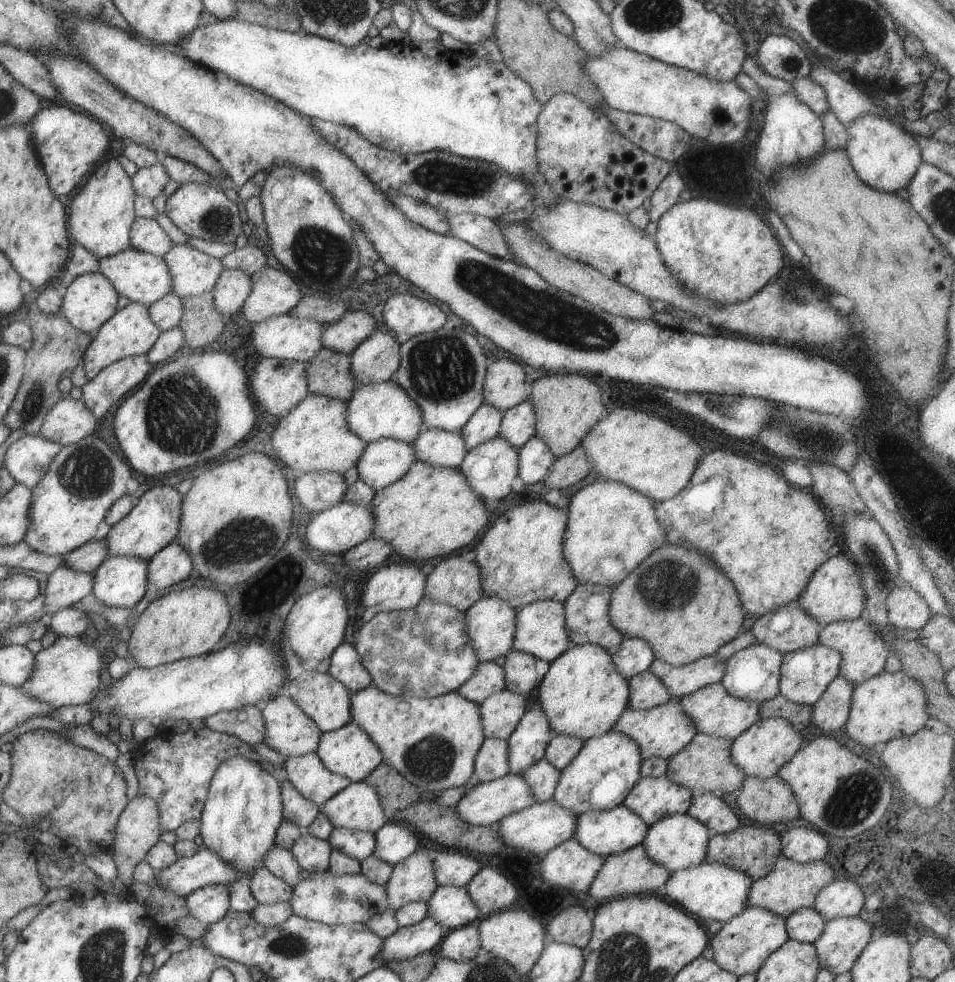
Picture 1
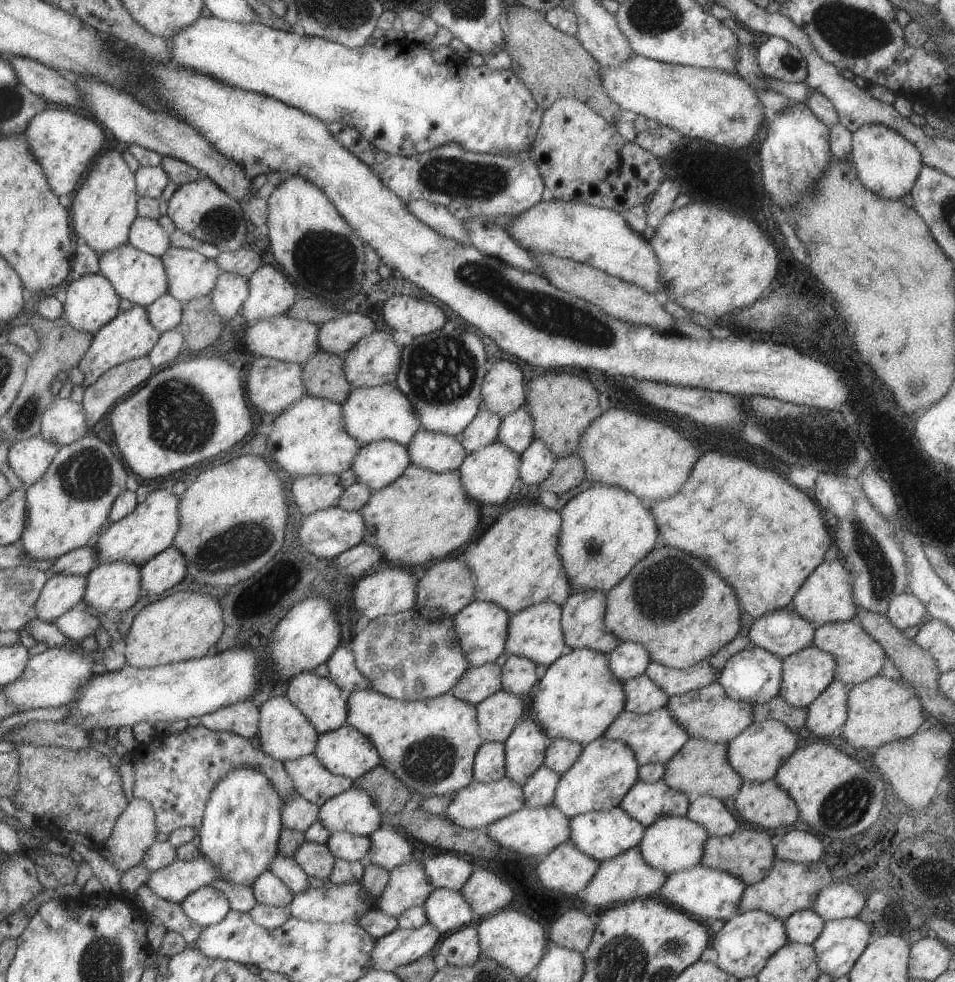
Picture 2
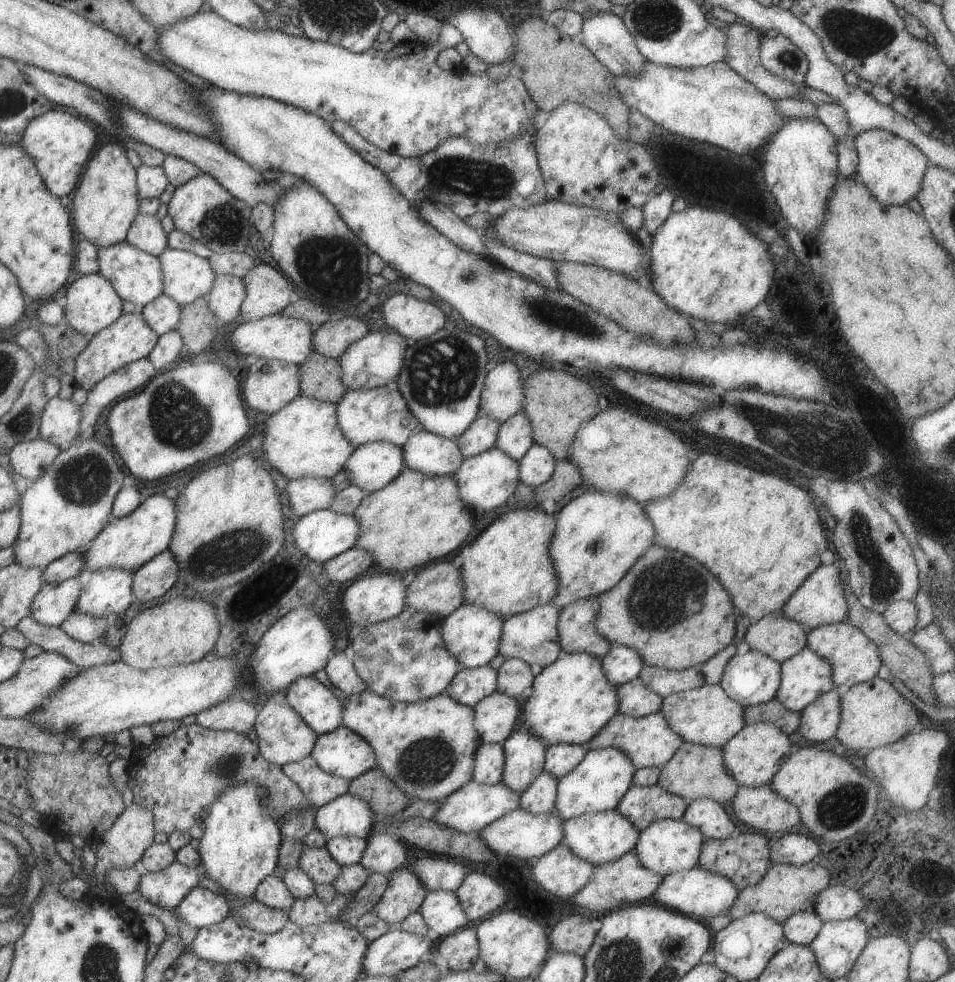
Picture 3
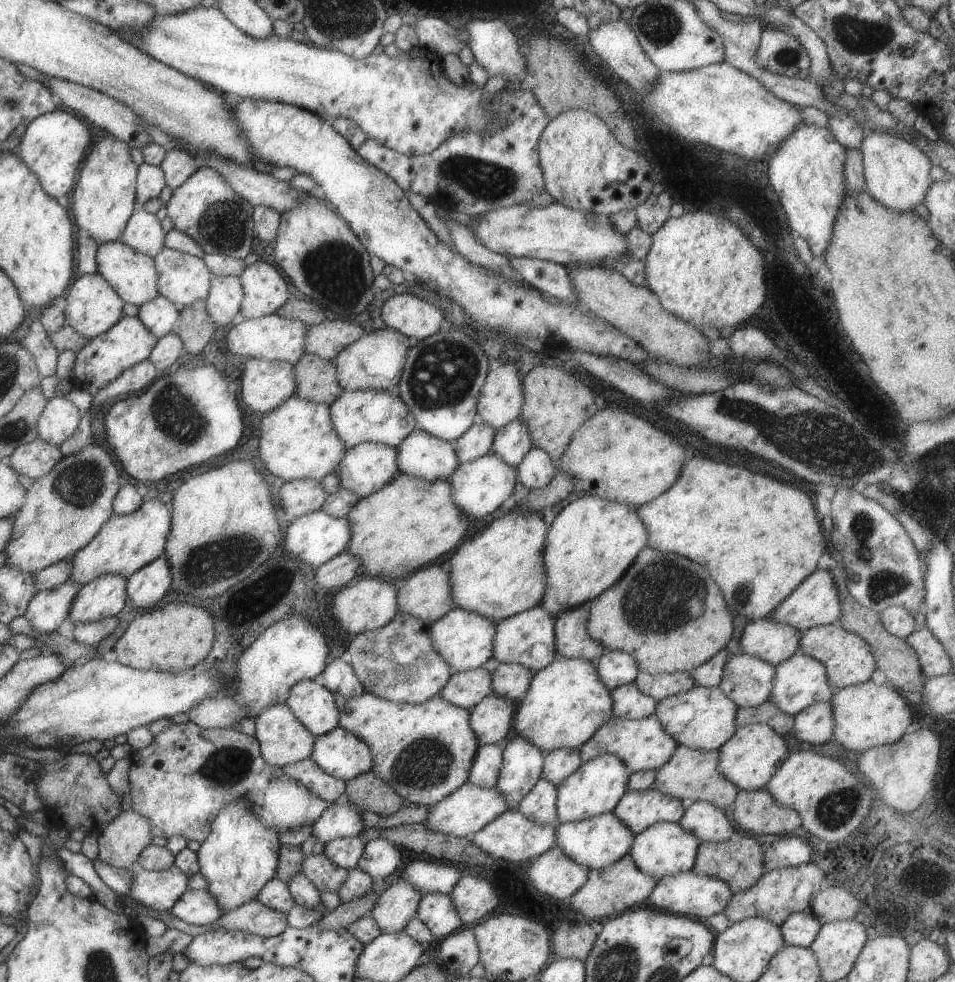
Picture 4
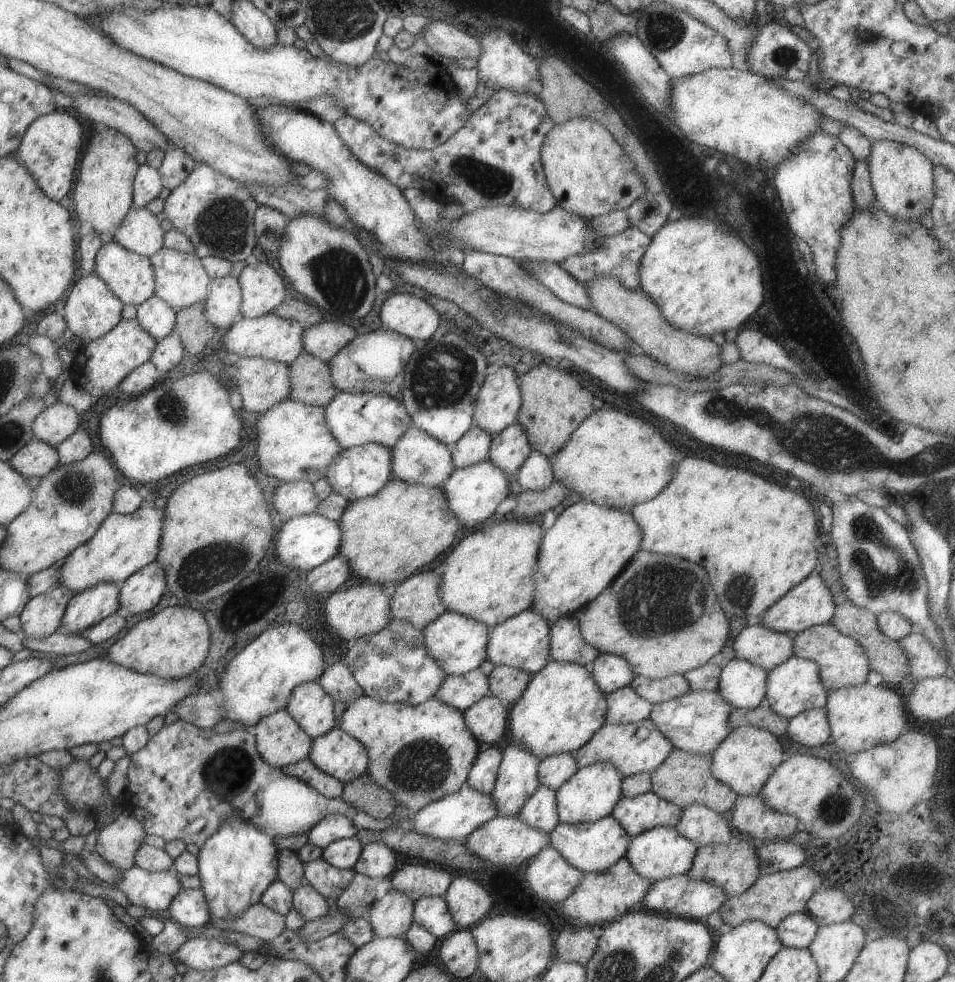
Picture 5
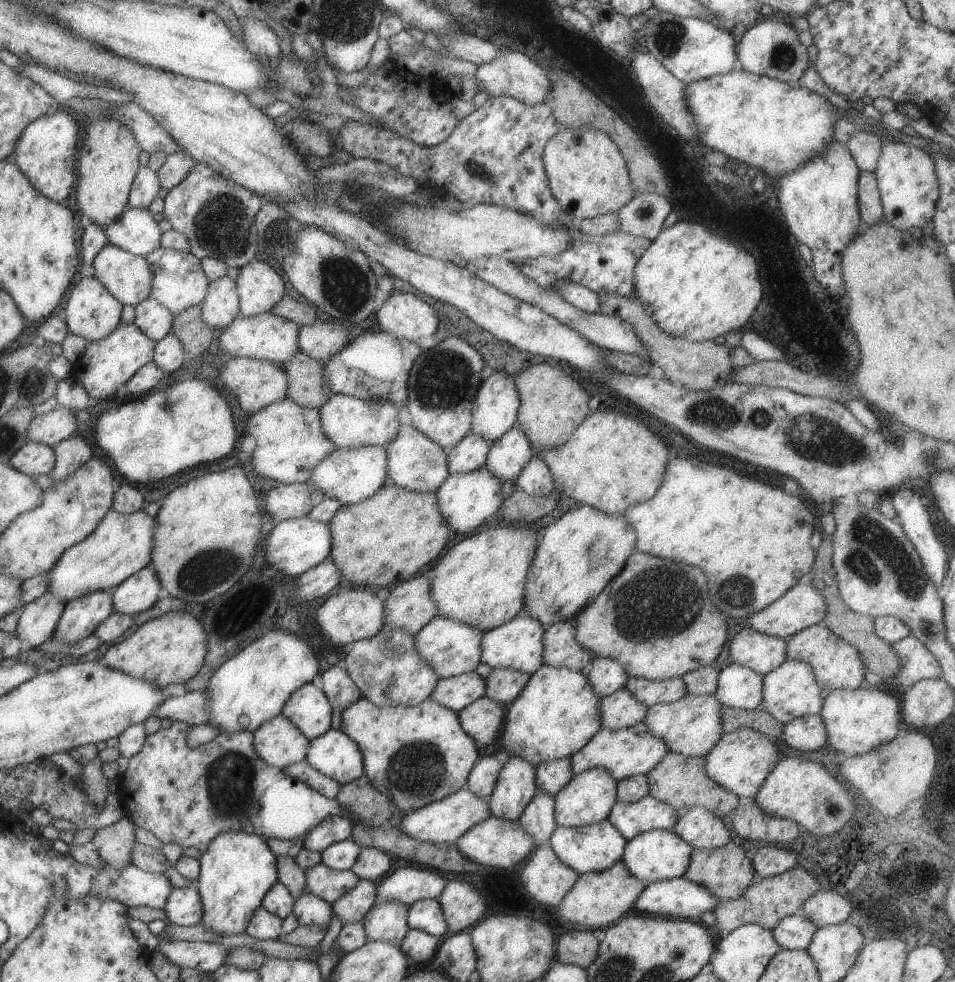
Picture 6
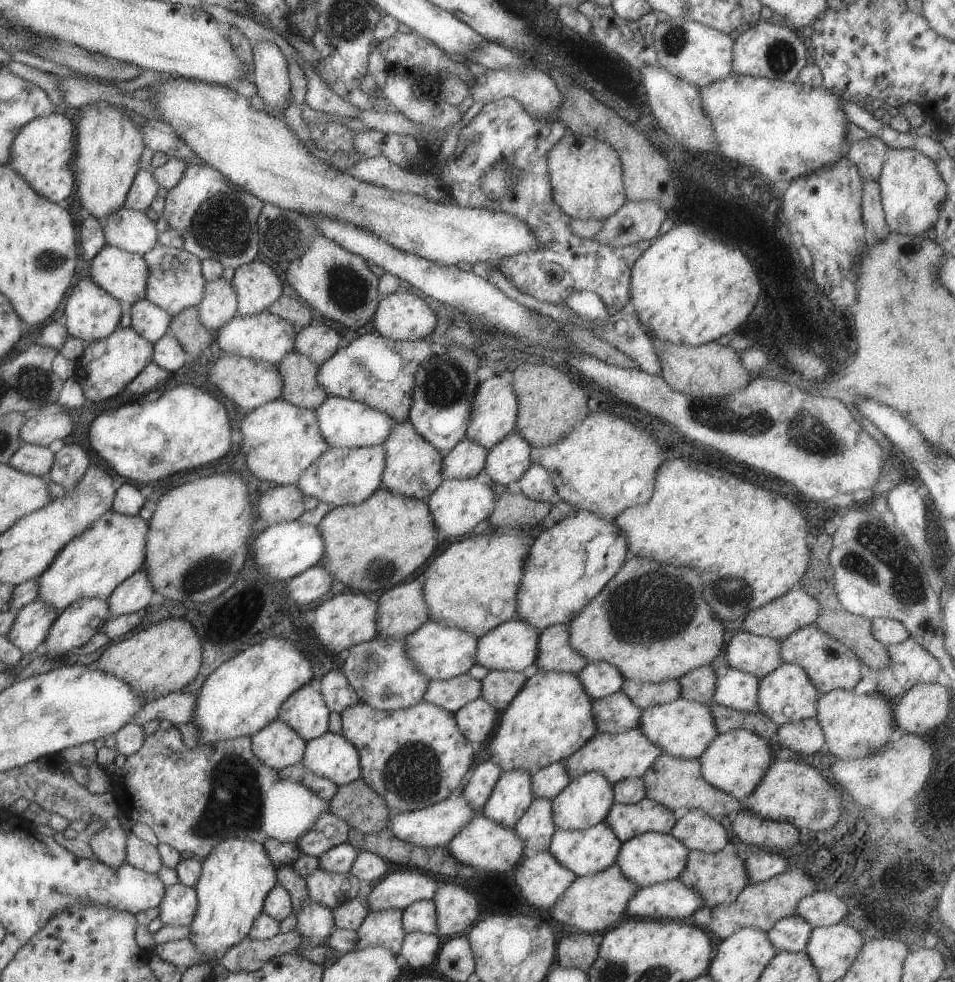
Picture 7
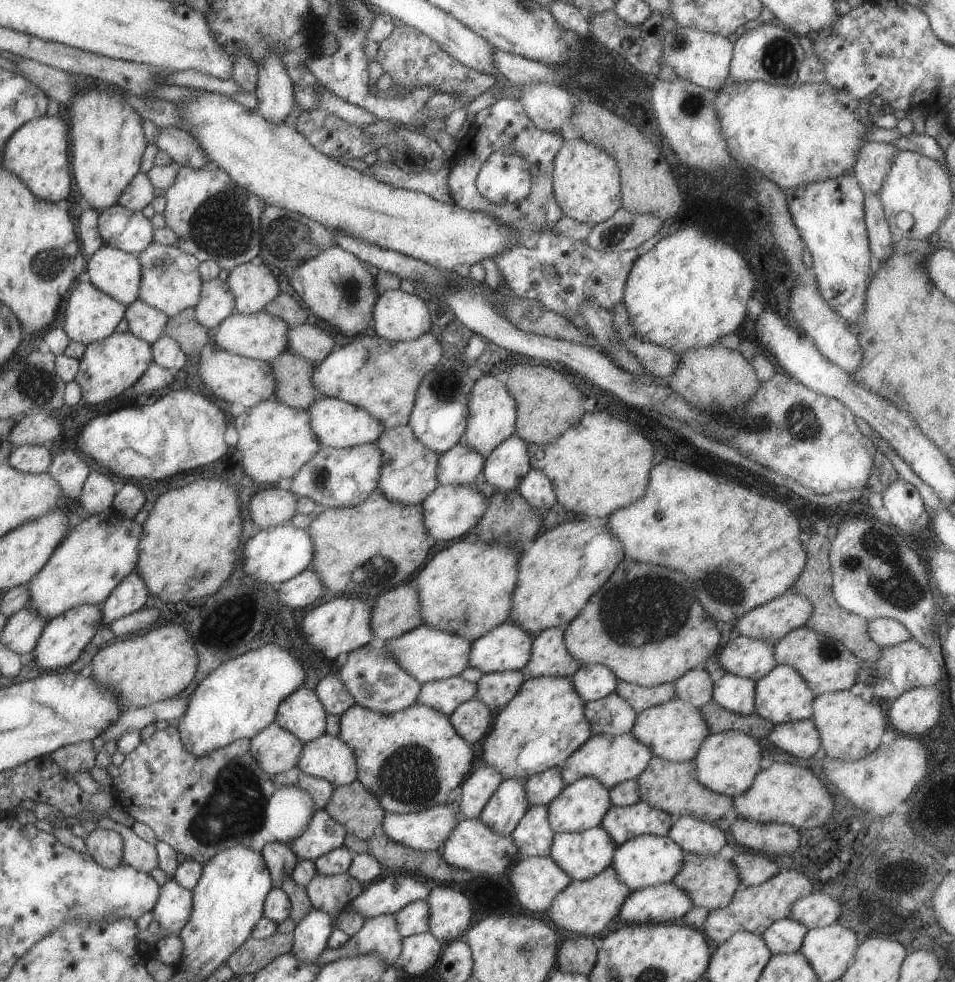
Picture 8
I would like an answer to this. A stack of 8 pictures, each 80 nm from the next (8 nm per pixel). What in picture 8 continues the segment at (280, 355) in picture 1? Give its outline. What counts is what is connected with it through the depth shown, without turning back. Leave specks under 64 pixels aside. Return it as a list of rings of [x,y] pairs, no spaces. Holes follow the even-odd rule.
[[[264,310],[251,314],[233,312],[226,316],[218,325],[213,336],[219,349],[226,350],[234,355],[257,359],[268,363],[286,348],[287,324],[280,318],[270,315]]]

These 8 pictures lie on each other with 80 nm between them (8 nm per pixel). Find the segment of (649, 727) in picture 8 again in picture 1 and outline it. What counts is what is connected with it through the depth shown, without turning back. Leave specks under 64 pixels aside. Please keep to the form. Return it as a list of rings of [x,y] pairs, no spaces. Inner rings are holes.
[[[716,682],[682,696],[678,702],[690,718],[697,733],[733,740],[759,719],[758,702],[732,697],[720,682]]]

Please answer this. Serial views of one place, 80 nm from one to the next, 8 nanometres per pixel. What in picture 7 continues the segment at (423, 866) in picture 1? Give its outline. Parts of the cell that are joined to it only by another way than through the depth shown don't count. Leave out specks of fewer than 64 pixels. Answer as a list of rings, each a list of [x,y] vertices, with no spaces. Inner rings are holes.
[[[399,909],[369,911],[356,930],[357,940],[349,951],[360,951],[368,946],[380,946],[399,956],[405,934],[401,917],[402,910]]]

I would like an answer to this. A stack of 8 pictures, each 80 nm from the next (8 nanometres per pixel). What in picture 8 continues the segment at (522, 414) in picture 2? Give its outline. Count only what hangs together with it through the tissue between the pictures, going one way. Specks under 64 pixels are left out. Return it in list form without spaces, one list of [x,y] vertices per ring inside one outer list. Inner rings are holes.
[[[513,434],[485,455],[482,471],[485,480],[497,491],[516,491],[529,469],[526,443]]]

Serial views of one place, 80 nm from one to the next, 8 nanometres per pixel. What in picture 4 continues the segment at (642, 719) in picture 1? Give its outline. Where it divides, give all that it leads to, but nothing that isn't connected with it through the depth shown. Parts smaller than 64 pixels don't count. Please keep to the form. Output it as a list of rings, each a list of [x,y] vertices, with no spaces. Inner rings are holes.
[[[653,714],[634,720],[611,717],[577,750],[582,763],[599,754],[613,754],[627,766],[627,772],[631,774],[643,770],[656,772],[669,760],[677,746],[677,742],[665,732]]]

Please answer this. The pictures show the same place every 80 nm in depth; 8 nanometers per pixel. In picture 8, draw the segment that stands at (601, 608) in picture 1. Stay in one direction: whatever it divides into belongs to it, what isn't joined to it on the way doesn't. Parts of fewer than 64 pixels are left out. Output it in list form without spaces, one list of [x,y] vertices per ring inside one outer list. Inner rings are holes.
[[[551,627],[532,637],[529,660],[520,670],[525,678],[570,677],[580,664],[567,654],[563,627]]]

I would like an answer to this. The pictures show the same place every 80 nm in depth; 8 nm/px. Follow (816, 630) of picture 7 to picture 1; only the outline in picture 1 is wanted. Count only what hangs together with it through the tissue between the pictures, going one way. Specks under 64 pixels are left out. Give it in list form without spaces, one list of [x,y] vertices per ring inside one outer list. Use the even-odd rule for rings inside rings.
[[[864,616],[850,621],[827,623],[818,630],[817,643],[836,650],[840,654],[838,675],[853,685],[865,682],[868,678],[883,672],[885,658],[891,651],[888,644],[881,640],[879,632],[872,628]]]

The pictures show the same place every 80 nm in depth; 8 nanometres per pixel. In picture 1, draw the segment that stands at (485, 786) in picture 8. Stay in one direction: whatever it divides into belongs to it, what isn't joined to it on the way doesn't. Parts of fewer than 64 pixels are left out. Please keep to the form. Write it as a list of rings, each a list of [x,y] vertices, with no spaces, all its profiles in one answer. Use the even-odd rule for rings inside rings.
[[[484,738],[474,758],[475,782],[489,782],[509,773],[507,743],[504,740]]]

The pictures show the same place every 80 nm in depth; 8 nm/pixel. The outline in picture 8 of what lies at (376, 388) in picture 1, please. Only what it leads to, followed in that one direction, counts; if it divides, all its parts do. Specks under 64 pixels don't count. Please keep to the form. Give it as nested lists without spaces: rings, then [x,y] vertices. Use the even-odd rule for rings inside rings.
[[[320,396],[305,412],[309,415],[311,432],[323,447],[351,448],[363,443],[373,443],[383,428],[366,410],[333,397]]]

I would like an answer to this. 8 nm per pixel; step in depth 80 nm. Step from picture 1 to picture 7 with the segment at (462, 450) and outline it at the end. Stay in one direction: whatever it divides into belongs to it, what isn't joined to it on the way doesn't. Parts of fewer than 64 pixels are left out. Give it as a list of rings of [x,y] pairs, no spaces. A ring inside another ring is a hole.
[[[408,420],[393,424],[381,446],[385,453],[380,484],[382,489],[391,491],[394,495],[425,501],[443,480],[440,462],[444,454],[425,442]]]

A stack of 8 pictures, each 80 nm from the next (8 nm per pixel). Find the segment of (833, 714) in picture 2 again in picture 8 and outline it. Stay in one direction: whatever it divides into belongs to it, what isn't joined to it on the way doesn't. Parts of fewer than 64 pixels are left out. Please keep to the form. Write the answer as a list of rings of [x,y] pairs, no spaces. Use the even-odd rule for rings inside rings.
[[[811,719],[774,725],[766,739],[774,747],[798,759],[813,757],[820,745],[817,729]]]

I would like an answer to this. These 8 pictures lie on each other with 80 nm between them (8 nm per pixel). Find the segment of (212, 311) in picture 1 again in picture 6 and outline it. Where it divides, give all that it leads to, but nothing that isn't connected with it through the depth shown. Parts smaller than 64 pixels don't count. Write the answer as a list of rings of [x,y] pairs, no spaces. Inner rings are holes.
[[[200,305],[185,308],[174,315],[172,320],[171,332],[181,342],[186,356],[199,356],[213,340],[211,331],[212,328],[201,318]]]

